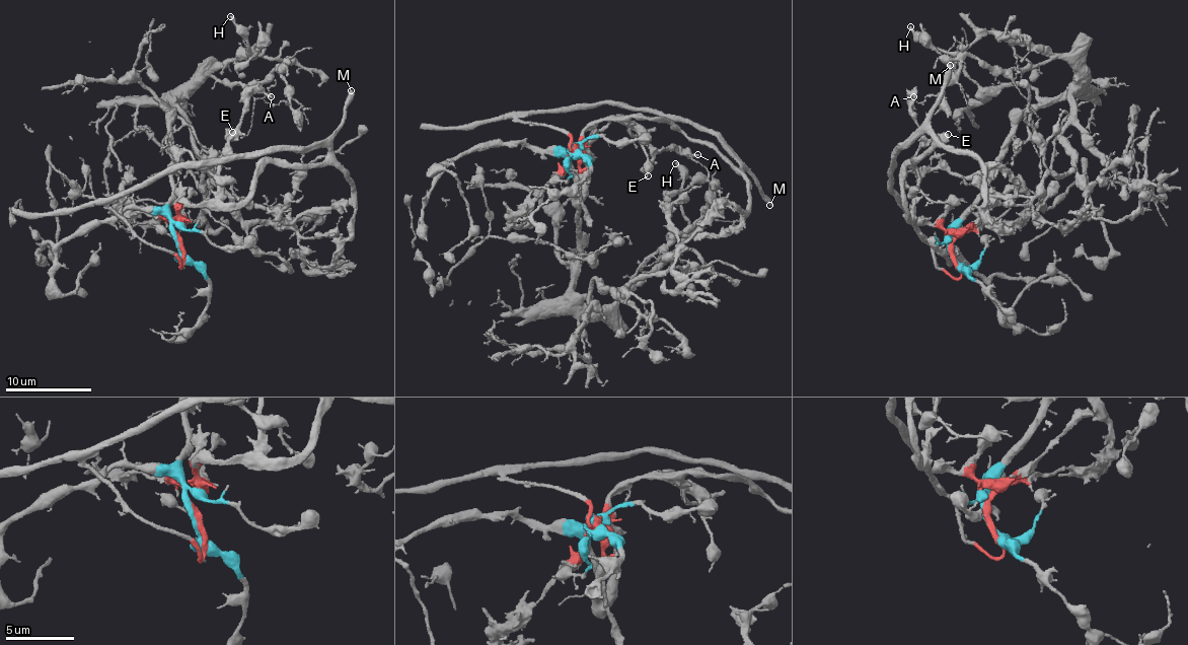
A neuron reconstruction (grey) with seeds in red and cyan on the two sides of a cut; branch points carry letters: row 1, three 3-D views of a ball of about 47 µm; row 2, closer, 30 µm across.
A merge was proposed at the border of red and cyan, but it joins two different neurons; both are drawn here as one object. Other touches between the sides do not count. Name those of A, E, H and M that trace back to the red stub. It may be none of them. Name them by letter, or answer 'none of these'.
A, E, M

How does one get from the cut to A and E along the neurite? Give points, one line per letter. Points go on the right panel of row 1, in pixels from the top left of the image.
A: (953, 256), (954, 234), (911, 217), (918, 171), (916, 150), (921, 132), (910, 108), (914, 96)
E: (953, 256), (954, 234), (914, 221), (911, 215), (918, 171), (916, 153), (948, 133)

